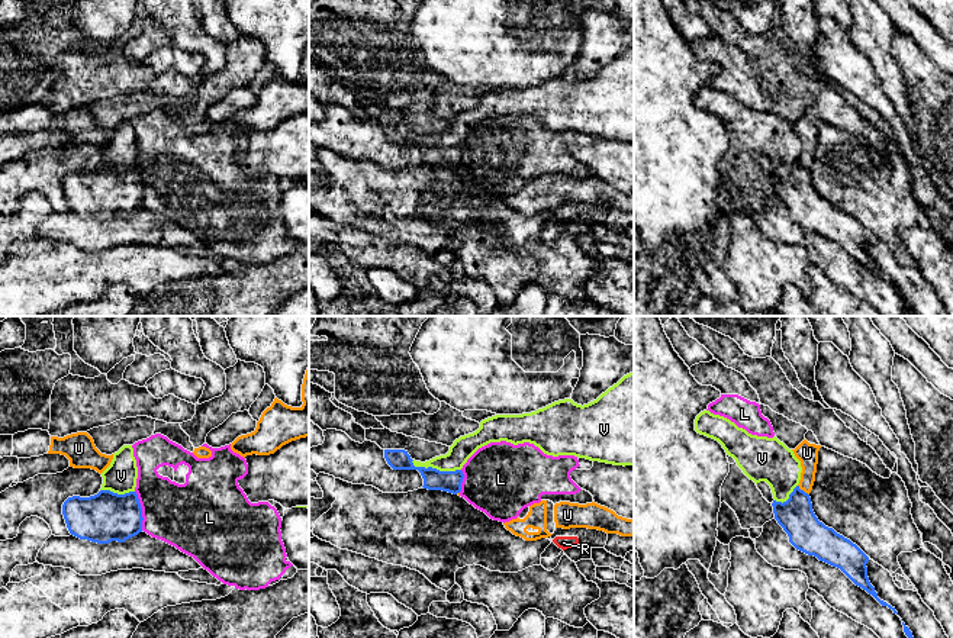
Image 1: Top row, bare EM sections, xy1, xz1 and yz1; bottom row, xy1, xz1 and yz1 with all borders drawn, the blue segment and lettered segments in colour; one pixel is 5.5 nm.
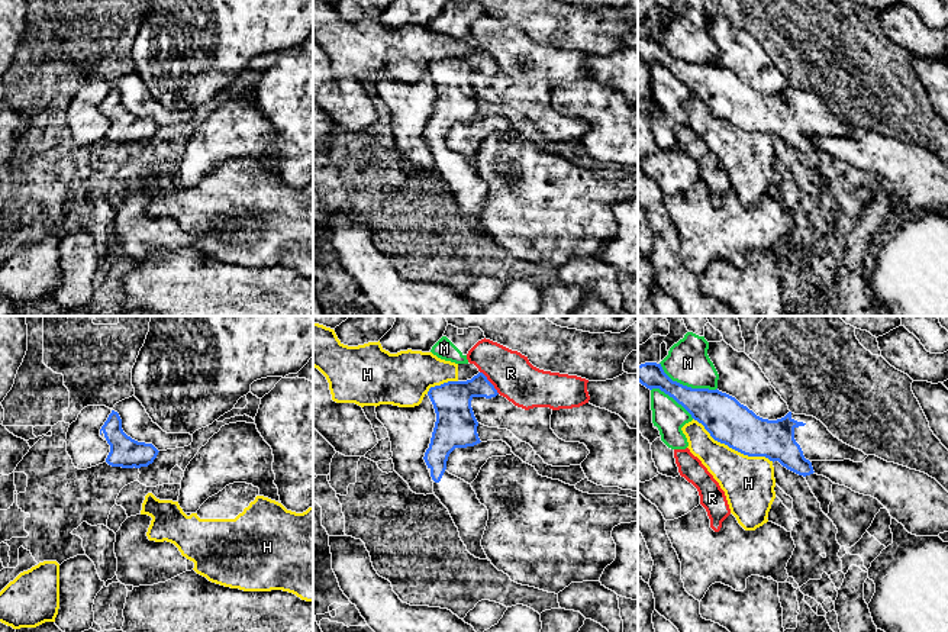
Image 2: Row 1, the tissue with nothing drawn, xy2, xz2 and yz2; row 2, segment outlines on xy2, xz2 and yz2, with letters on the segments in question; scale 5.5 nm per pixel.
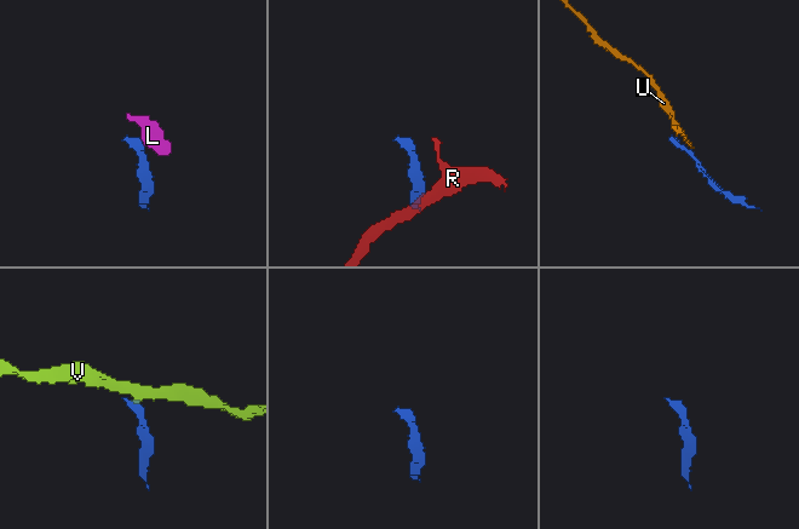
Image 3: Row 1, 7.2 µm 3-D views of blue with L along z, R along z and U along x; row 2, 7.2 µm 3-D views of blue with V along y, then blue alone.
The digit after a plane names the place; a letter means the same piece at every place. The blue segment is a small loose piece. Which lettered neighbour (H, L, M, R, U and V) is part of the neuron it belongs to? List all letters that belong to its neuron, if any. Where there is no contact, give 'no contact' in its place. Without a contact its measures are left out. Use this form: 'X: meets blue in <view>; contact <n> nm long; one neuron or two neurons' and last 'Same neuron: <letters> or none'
H: meets blue in yz2; contact 500 nm long; two neurons
L: meets blue in xy1; contact 220 nm long; two neurons
M: meets blue in yz2; contact 360 nm long; two neurons
R: meets blue in xz2; contact 170 nm long; two neurons
U: meets blue in yz1; contact 90 nm long; two neurons
V: meets blue in xz1; contact 280 nm long; two neurons
Same neuron: none

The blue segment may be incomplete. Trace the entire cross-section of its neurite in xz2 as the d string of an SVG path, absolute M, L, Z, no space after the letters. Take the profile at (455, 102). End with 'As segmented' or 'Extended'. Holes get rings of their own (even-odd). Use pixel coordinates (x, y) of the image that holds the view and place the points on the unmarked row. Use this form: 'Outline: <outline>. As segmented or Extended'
Outline: M483 48L467 57L448 57L431 62L428 67L436 97L423 135L433 157L433 168L448 184L467 226L480 235L488 235L481 222L488 186L480 178L471 159L446 146L446 136L455 123L474 122L481 117L471 75L474 72L491 74L497 70Z. Extended

